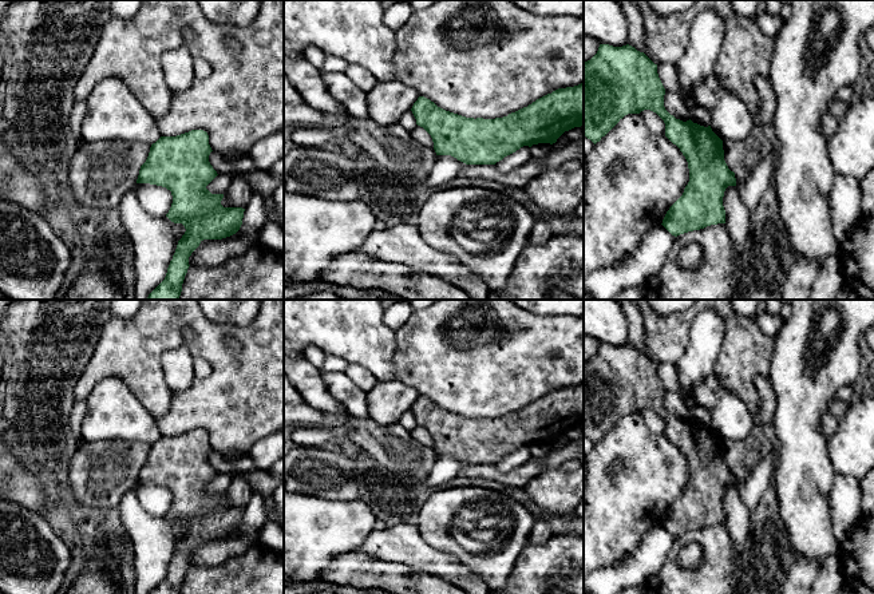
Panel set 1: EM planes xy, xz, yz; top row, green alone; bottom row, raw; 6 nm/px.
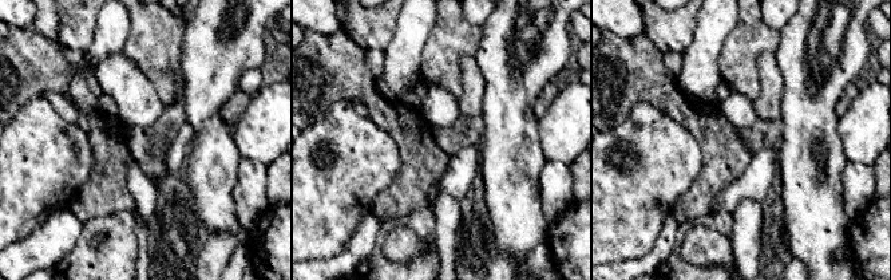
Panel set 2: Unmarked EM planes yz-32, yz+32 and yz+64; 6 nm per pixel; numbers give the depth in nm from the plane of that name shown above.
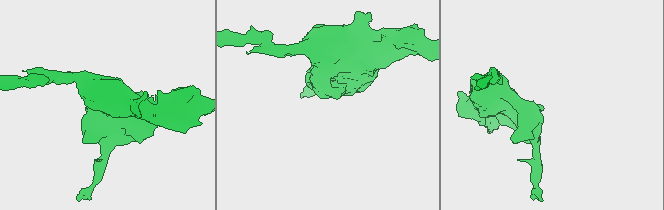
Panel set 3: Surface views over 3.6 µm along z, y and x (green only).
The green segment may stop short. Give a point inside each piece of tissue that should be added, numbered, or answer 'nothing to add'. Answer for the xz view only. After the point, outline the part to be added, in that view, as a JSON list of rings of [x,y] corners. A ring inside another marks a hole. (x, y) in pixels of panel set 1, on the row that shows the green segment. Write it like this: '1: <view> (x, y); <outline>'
nothing to add

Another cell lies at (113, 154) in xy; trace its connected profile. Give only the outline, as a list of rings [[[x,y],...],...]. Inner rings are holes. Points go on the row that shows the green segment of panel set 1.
[[[82,142],[71,159],[71,193],[79,203],[103,211],[118,207],[126,191],[137,186],[141,166],[151,144],[145,142]]]

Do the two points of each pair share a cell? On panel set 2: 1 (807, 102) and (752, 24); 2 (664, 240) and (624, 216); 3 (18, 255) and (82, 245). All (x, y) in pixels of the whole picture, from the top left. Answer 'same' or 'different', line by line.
1: different
2: different
3: different

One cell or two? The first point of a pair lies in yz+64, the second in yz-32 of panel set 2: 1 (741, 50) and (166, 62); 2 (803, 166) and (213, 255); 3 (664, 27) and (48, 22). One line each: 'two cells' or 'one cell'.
1: one cell
2: two cells
3: two cells

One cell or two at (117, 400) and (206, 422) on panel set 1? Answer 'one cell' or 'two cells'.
two cells

